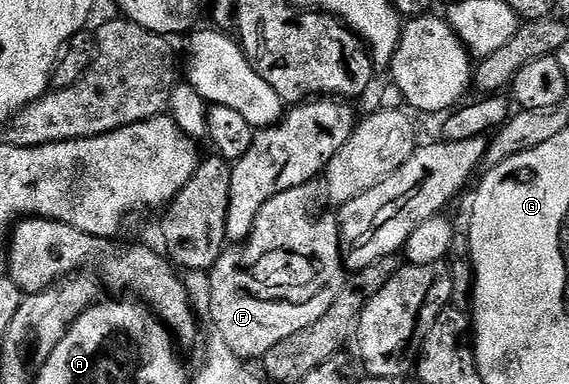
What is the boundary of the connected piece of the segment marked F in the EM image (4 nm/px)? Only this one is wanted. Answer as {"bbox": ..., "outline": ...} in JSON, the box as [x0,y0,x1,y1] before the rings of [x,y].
{"bbox":[208,184,347,359],"outline":[[[312,184],[300,185],[275,195],[263,203],[263,211],[255,219],[255,227],[246,241],[234,244],[222,252],[213,268],[208,270],[209,307],[208,316],[213,316],[216,336],[235,356],[242,359],[257,357],[264,359],[275,343],[311,327],[315,319],[327,315],[331,303],[347,284],[347,269],[342,262],[342,251],[338,218],[333,213],[317,210],[317,193]]]}

